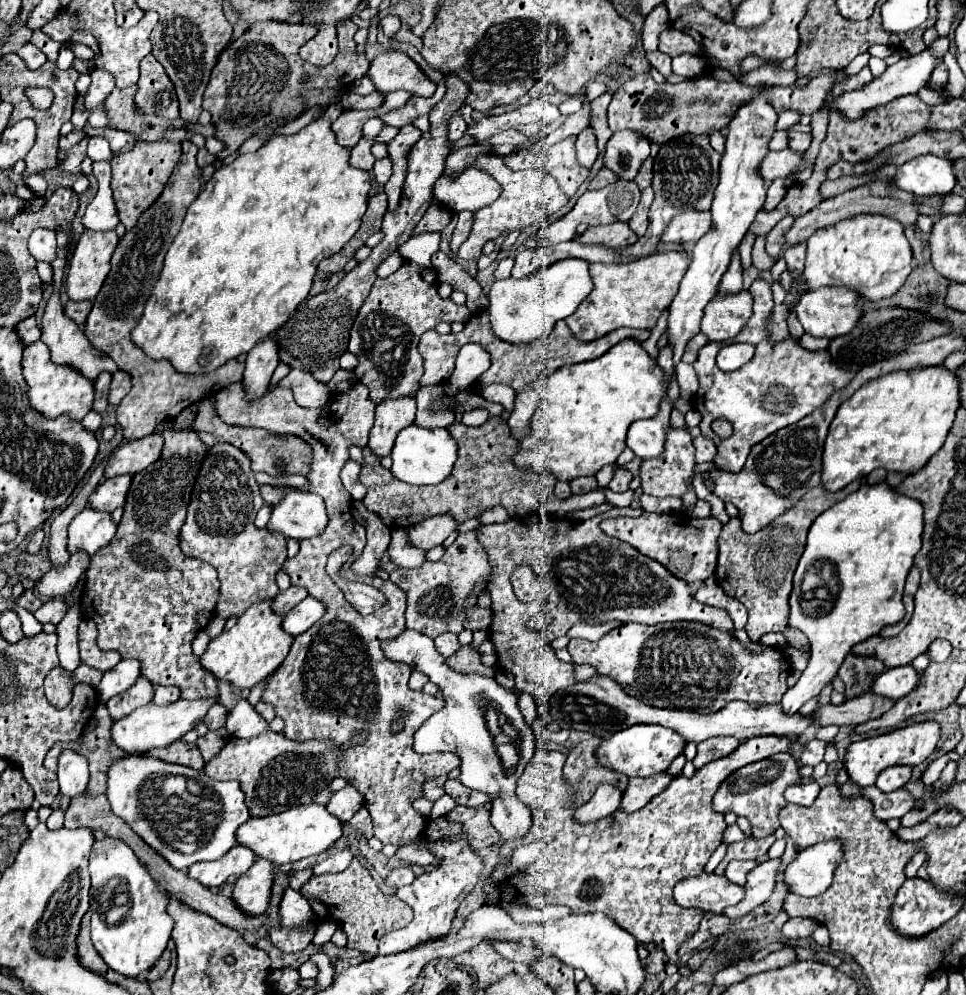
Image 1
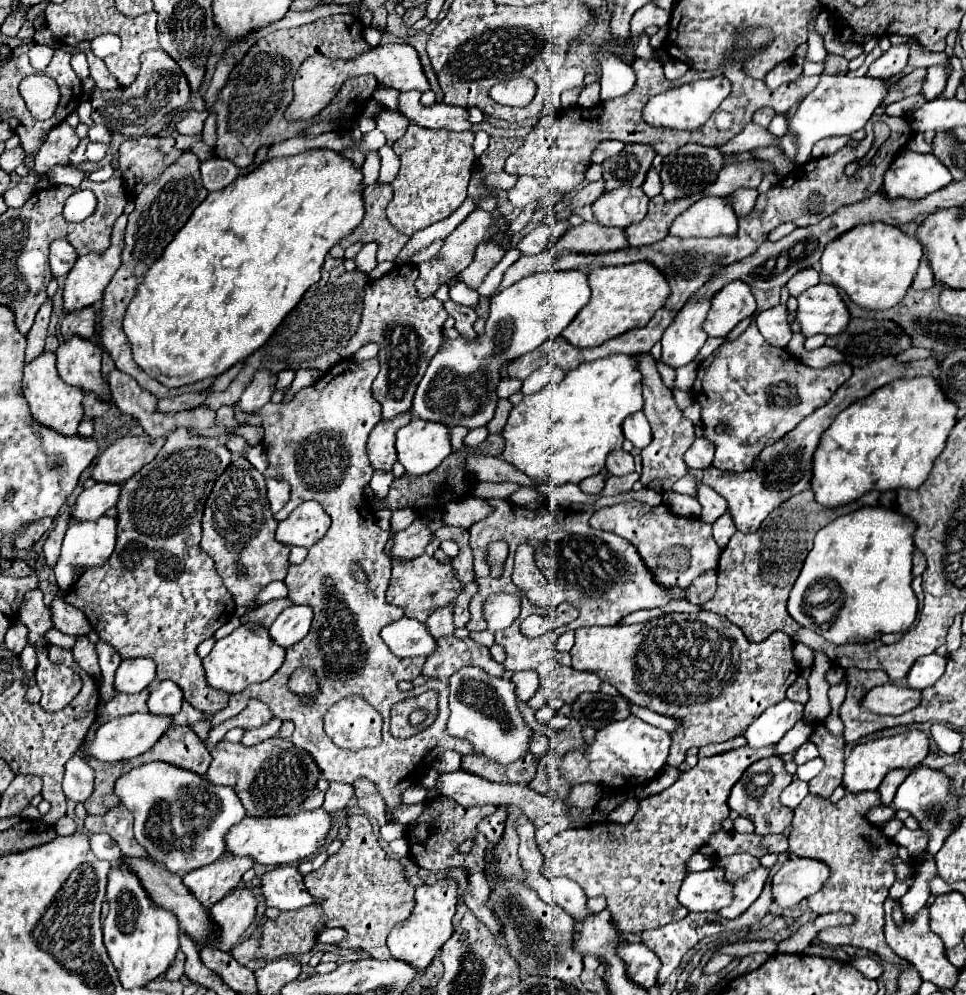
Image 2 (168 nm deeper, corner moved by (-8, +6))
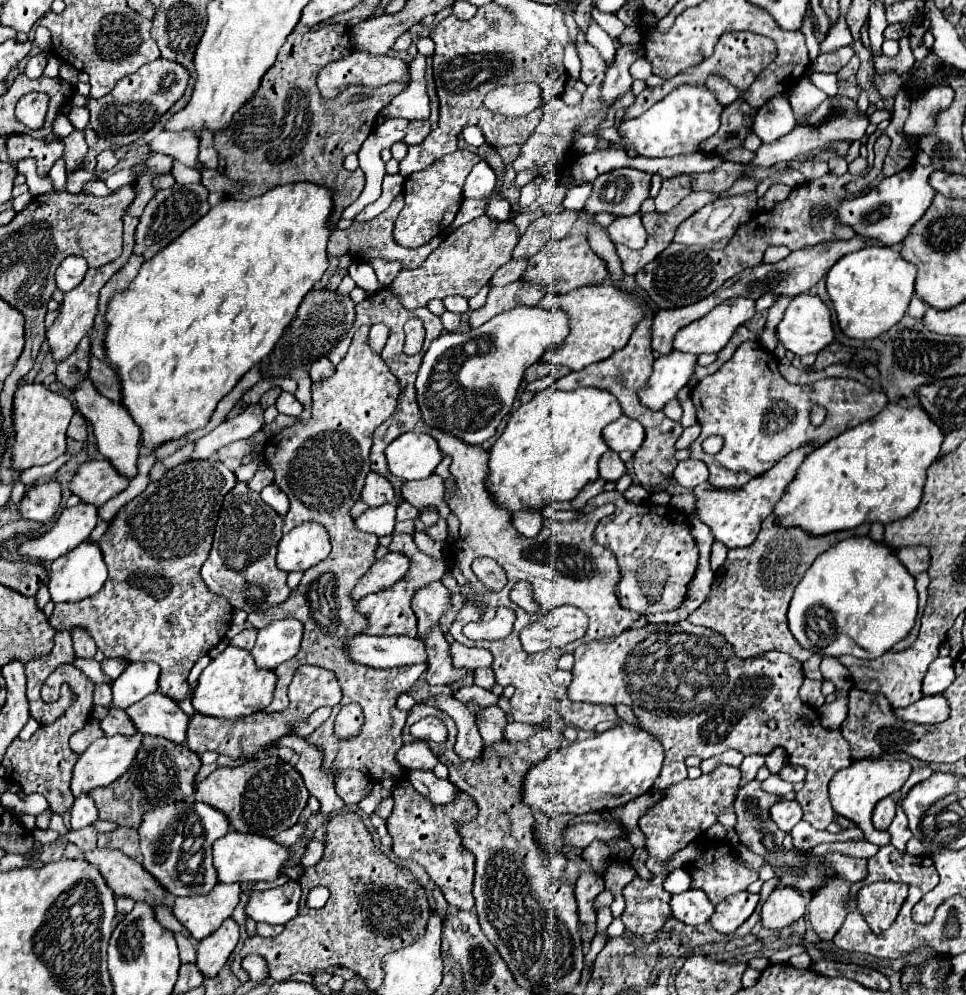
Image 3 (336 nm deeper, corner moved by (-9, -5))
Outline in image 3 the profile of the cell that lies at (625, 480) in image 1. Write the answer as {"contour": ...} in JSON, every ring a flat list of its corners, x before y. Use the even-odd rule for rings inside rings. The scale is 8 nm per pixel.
{"contour":[[608,451,600,459,600,477,604,481,618,481,622,475,626,475,626,465,622,463,616,451]]}

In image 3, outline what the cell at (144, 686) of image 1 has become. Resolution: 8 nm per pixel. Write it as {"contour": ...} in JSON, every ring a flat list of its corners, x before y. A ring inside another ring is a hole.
{"contour":[[110,709,110,713,100,721,100,727,104,731,104,735,134,735,136,727,132,723,132,719,126,715,124,709]]}

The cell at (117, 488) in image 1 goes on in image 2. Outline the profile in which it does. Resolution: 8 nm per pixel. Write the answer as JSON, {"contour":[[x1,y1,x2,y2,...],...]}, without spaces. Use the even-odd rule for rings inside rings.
{"contour":[[99,482,89,490,83,490,71,508,71,522,85,522,97,520,105,514,107,508,115,506,119,500,119,484,105,484]]}

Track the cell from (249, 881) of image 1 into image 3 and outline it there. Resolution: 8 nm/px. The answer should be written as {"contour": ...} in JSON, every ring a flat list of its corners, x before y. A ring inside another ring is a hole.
{"contour":[[228,917,212,935,198,941,196,943,196,949,198,949,196,965,200,973,204,977,218,975,218,971,224,967,230,953,234,951,238,939,240,939,240,927,232,917]]}

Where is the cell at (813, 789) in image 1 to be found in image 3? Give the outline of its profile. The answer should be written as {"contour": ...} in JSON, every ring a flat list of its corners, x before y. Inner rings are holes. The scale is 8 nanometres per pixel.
{"contour":[[780,801,770,809,770,817,782,831,790,831,802,819,802,807,798,801]]}

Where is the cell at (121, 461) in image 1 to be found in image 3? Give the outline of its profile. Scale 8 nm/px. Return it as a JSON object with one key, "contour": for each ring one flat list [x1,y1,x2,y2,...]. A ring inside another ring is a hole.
{"contour":[[98,459,84,463,78,469,70,489,82,501,102,507,108,499,122,493,128,487,128,483,130,479,120,475,120,471,108,459]]}

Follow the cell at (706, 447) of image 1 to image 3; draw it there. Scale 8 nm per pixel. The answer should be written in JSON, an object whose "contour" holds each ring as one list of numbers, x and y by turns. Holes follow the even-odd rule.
{"contour":[[698,459,680,461,678,467,674,469,674,479,684,487,694,489,698,483,708,481,708,467,706,467,706,463,698,461]]}

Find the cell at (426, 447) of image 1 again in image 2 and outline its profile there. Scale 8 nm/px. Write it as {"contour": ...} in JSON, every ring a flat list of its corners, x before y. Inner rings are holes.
{"contour":[[421,418,411,420,397,430,397,462,413,476,433,472,449,454,449,430,445,424,427,422]]}

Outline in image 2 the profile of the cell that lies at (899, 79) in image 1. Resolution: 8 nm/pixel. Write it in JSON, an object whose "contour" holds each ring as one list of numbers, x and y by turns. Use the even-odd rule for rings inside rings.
{"contour":[[821,74,817,88,807,94,807,98,799,104,793,118,787,122,787,134,793,136,797,144,795,164,805,164,811,158,811,148,815,142,829,138,829,136,851,136,853,132,861,130,867,120,873,116,875,108,881,104,883,96,887,94,889,86,885,80,877,78,849,78,845,74,827,76]]}

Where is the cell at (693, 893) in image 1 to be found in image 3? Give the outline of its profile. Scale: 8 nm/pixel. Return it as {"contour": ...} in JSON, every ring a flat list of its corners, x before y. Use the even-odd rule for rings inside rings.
{"contour":[[688,889,684,893,672,895,670,909,672,917,686,925,702,925,714,915,714,905,700,889]]}

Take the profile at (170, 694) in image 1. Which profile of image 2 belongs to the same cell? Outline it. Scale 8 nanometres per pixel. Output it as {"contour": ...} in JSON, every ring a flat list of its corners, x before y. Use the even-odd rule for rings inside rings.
{"contour":[[165,680,165,682,155,682,149,690,147,698,147,710,157,716,169,716,173,718,179,714,183,702,183,692,177,688,177,684]]}

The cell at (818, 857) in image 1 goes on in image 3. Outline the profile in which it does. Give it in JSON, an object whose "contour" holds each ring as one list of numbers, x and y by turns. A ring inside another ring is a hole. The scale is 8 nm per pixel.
{"contour":[[776,887,762,907,762,925,768,929,784,929,806,913,808,899,796,887]]}

